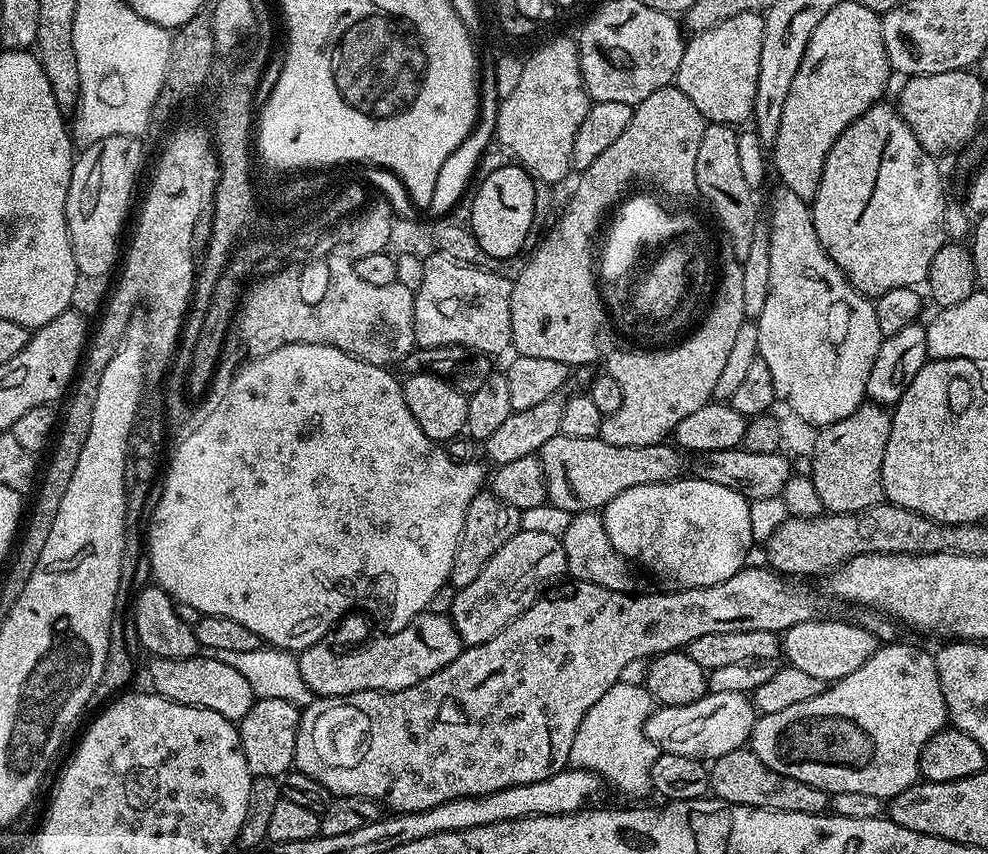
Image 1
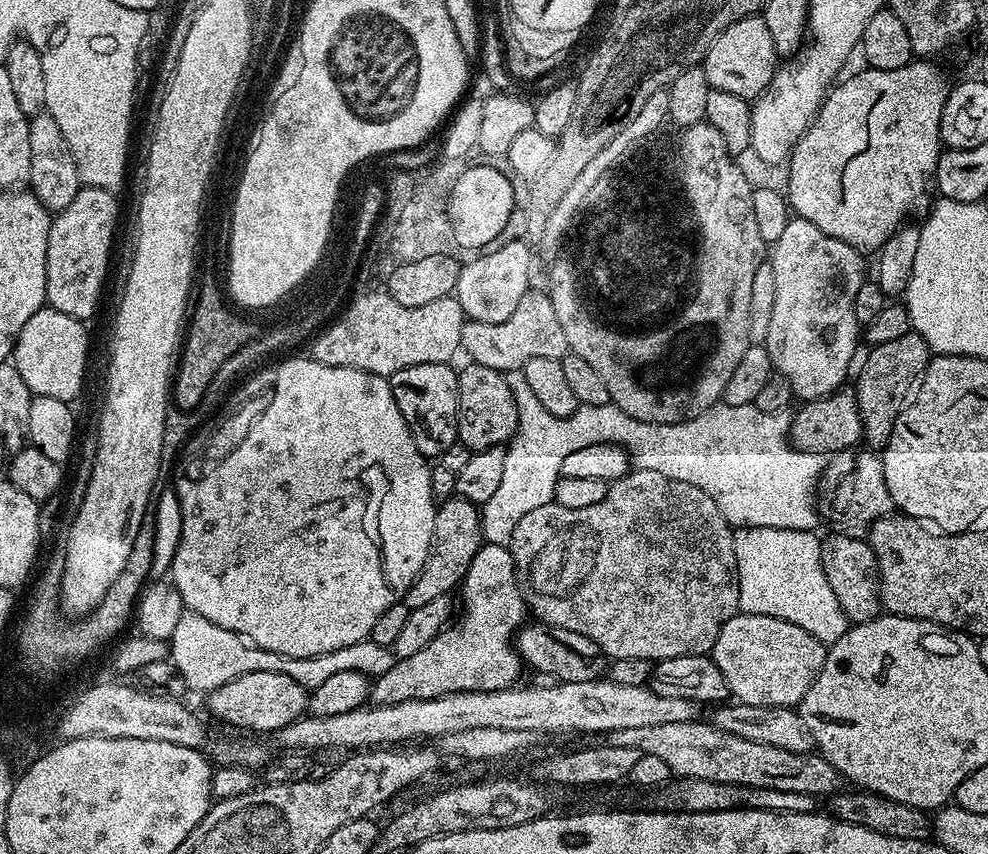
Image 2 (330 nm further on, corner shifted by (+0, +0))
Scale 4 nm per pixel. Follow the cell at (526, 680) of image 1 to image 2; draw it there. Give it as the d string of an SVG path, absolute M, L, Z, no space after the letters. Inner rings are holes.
M481 544L478 554L474 554L474 562L470 562L470 570L466 570L458 596L464 599L460 621L458 616L455 622L440 629L430 646L422 646L410 658L397 660L386 674L375 677L370 697L373 705L429 700L451 692L493 692L511 688L519 681L516 679L520 676L522 661L514 637L529 610L516 579L511 547Z

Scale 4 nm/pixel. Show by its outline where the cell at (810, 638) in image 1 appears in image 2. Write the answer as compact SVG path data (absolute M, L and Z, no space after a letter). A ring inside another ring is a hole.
M740 612L722 626L710 655L722 670L722 678L726 678L729 693L739 703L790 708L799 705L814 678L818 678L825 651L826 645L814 634L806 634L802 626L794 626L794 622Z

